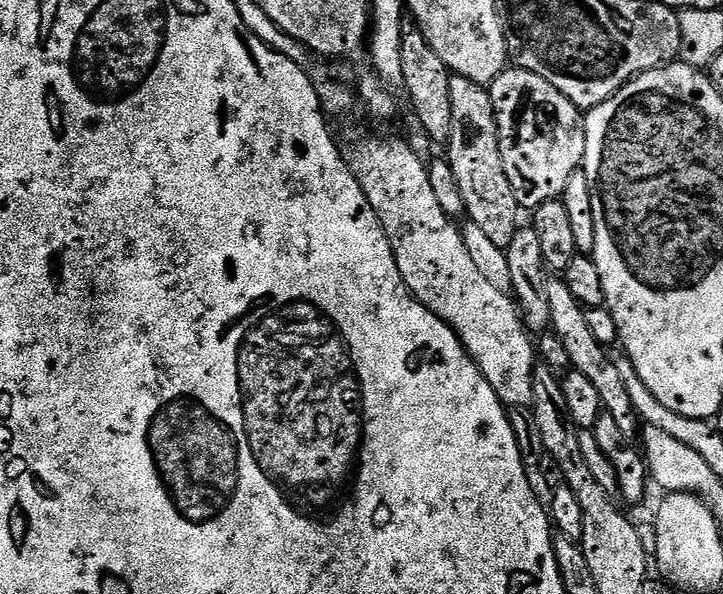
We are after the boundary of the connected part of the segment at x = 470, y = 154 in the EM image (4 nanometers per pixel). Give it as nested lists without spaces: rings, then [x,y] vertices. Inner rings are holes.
[[[450,75],[450,110],[452,118],[446,137],[446,159],[458,178],[458,190],[462,190],[462,202],[467,219],[476,223],[476,228],[500,250],[507,250],[518,227],[516,215],[522,212],[506,178],[500,153],[500,131],[496,125],[496,105],[488,97],[489,89],[483,84],[470,82],[465,76]]]

